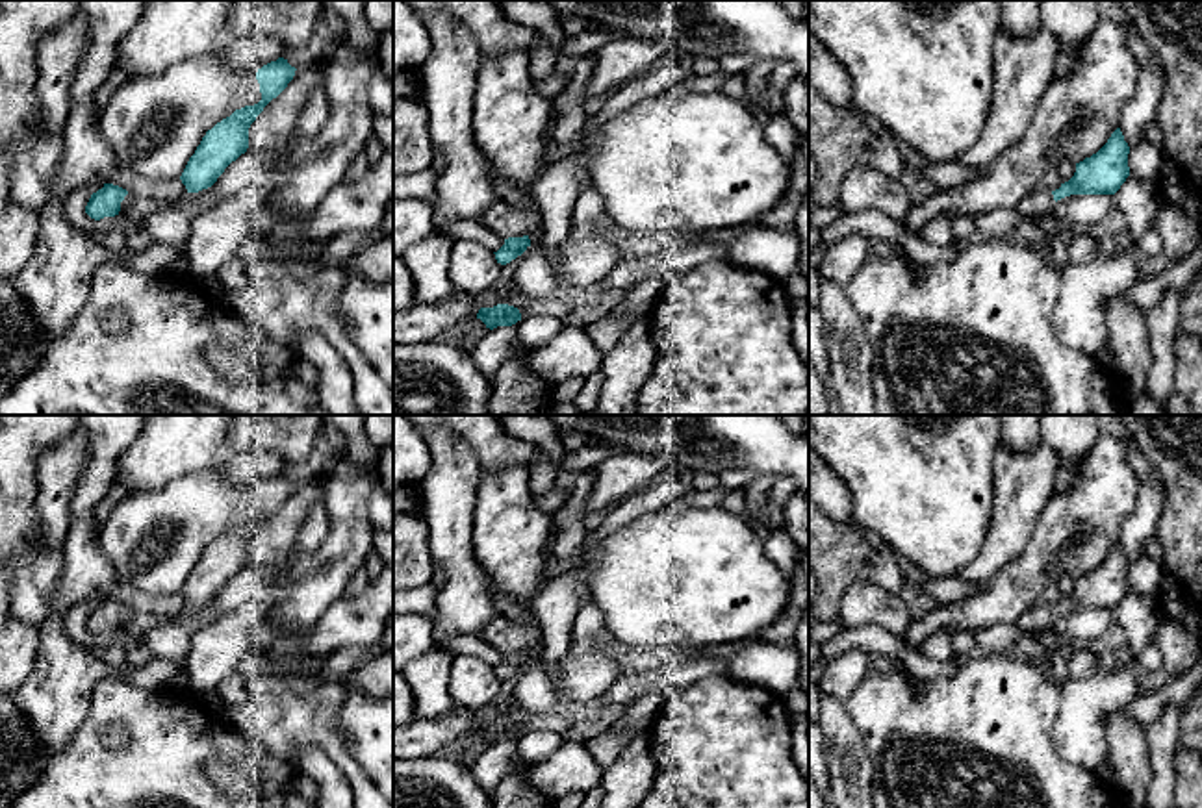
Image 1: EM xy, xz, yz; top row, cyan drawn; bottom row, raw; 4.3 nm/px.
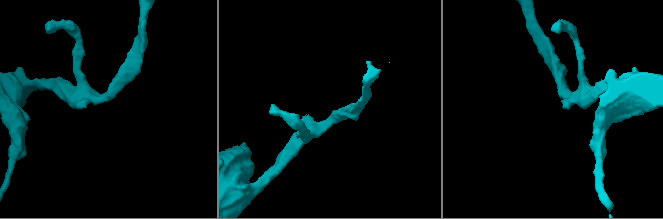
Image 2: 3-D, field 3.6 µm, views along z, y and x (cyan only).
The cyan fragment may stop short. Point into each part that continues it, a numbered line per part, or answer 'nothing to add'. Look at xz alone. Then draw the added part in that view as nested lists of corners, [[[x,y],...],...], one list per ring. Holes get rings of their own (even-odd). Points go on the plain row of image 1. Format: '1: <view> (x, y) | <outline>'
1: xz (503, 634) | [[[497,615],[477,636],[503,654],[543,647],[543,634],[540,626],[519,625],[503,615]]]

